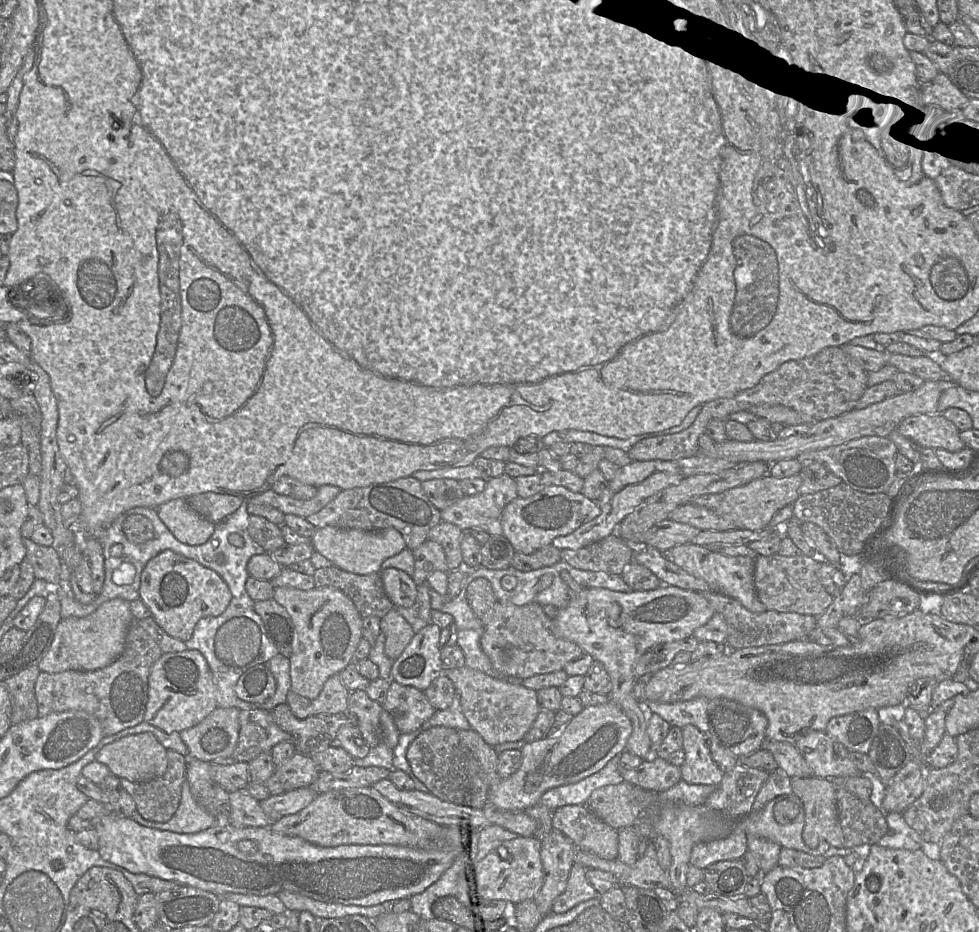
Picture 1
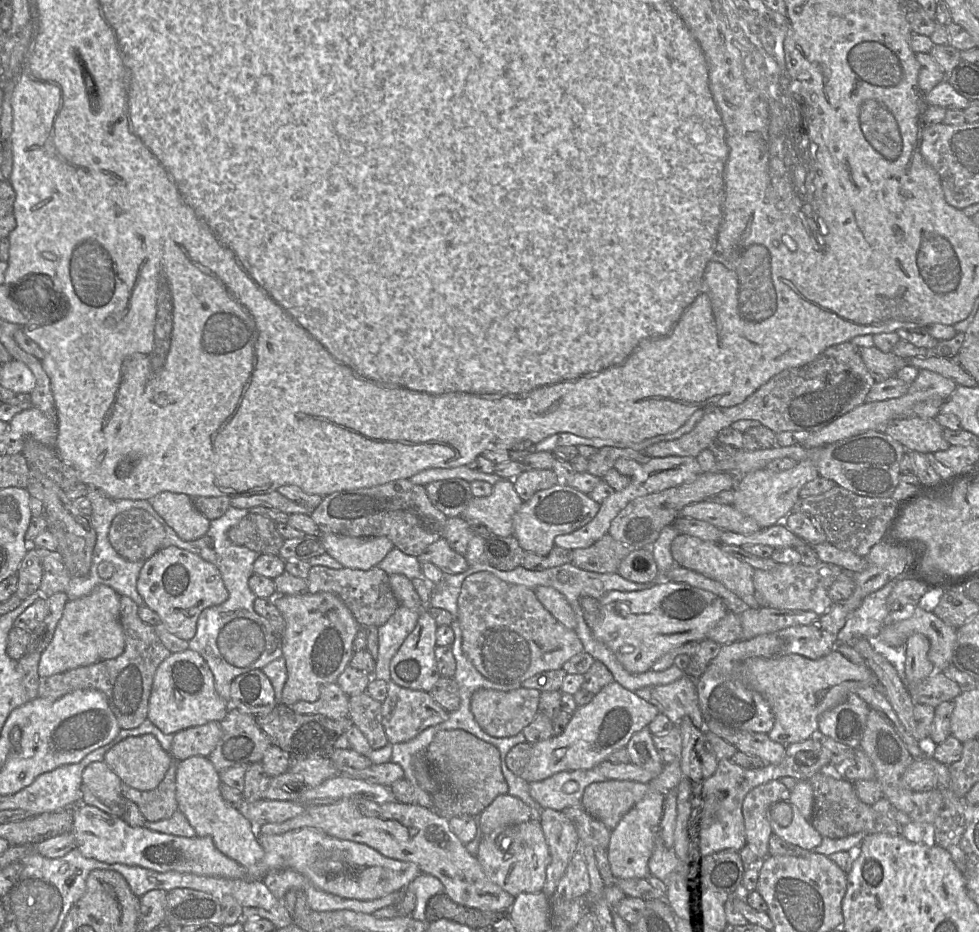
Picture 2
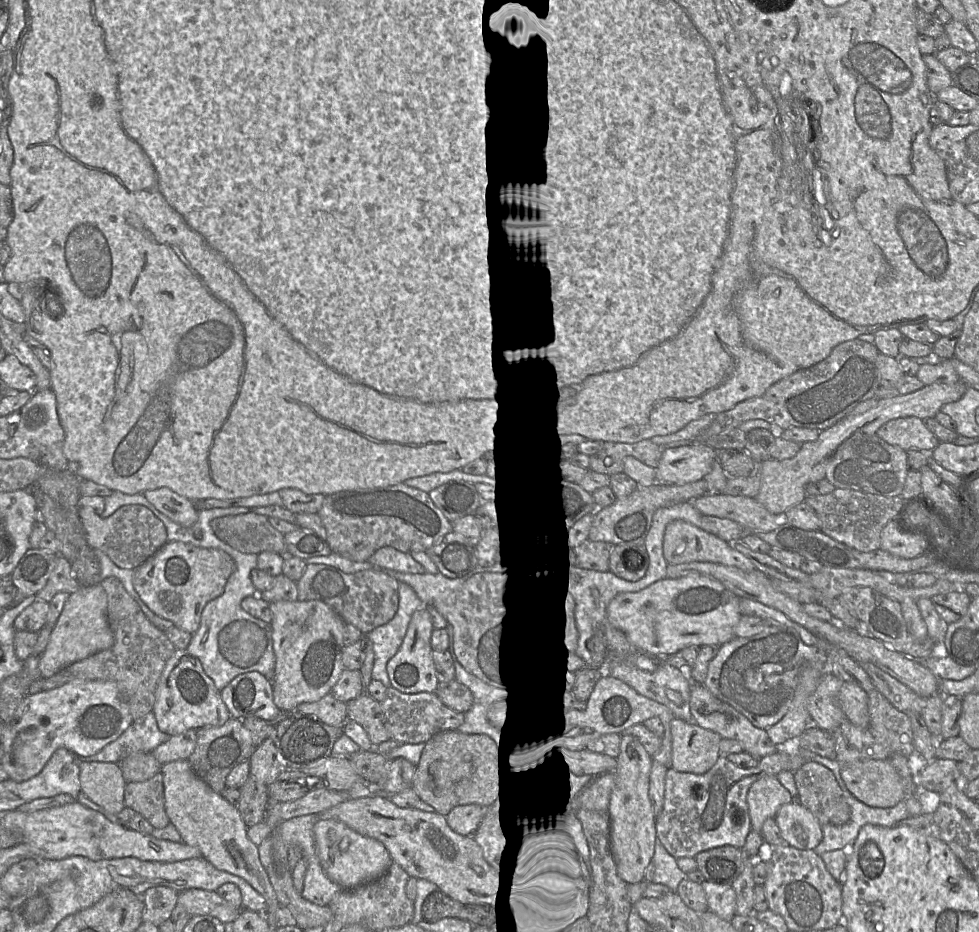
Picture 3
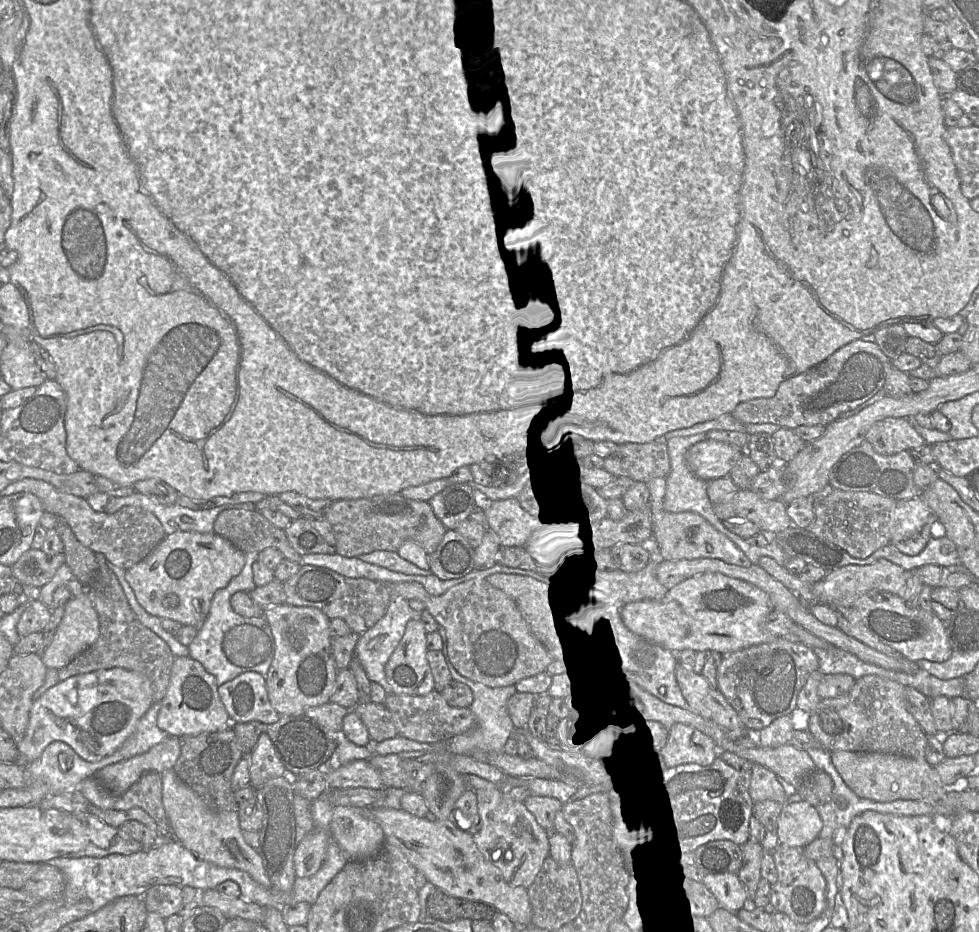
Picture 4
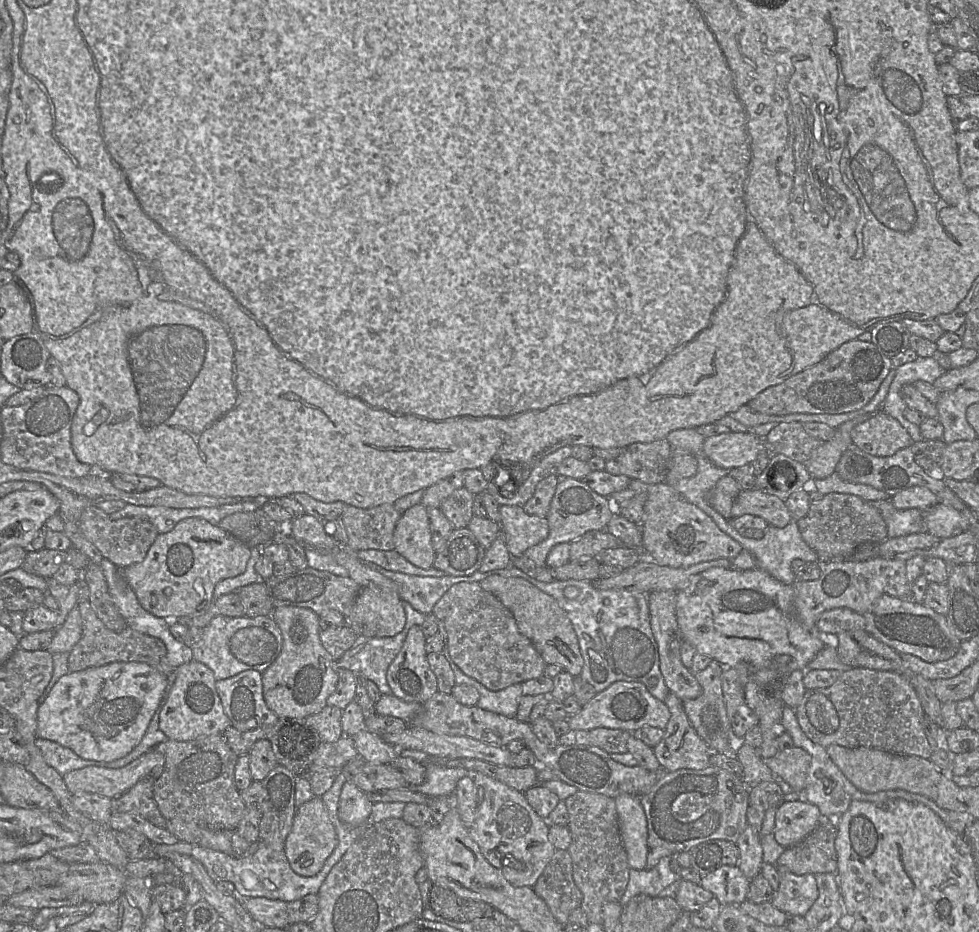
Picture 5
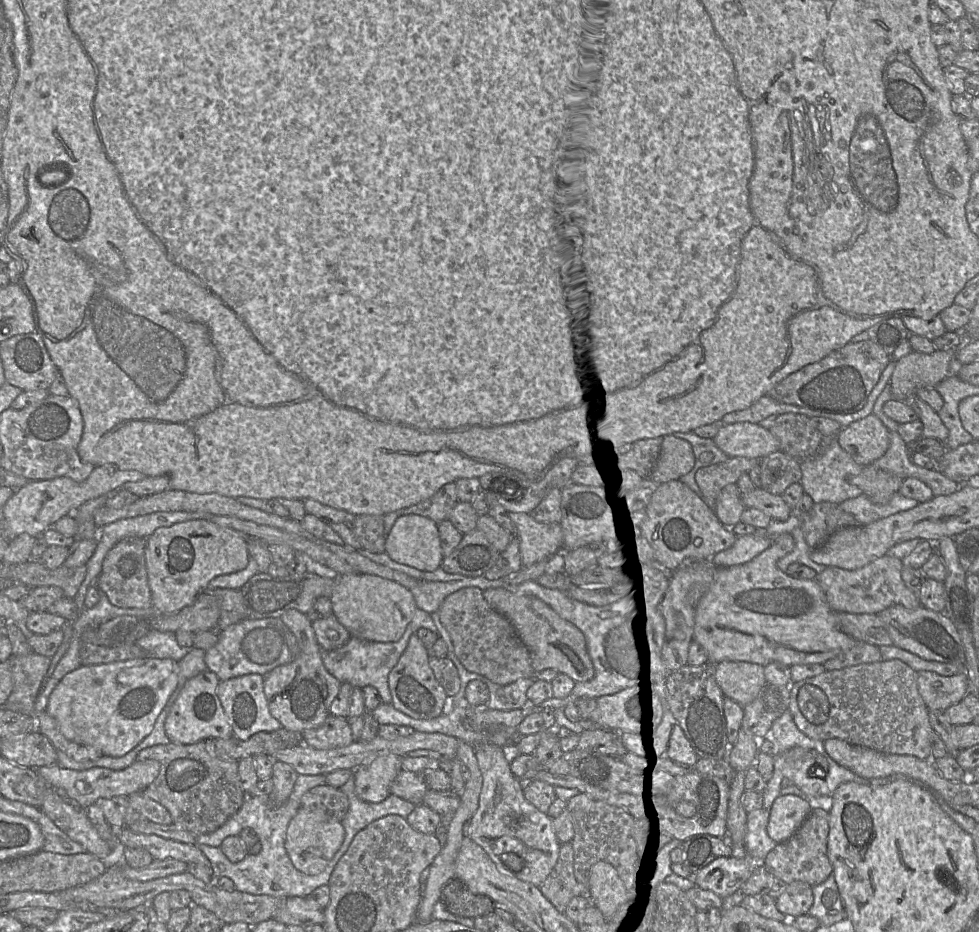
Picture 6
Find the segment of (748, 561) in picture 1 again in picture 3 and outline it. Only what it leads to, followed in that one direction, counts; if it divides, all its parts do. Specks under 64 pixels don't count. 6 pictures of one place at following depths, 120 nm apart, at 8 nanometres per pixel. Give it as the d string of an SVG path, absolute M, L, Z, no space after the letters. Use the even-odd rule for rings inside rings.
M674 520L666 526L663 537L663 555L667 563L672 565L712 562L736 567L745 572L752 572L756 569L752 562L732 547L731 543L684 520Z

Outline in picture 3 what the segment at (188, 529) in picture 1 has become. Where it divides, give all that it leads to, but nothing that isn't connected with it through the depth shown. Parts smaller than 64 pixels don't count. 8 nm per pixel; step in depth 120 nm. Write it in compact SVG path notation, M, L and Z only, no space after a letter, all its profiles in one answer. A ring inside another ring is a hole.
M162 487L143 494L157 510L183 527L192 527L198 521L199 509L195 506L195 502L170 488Z

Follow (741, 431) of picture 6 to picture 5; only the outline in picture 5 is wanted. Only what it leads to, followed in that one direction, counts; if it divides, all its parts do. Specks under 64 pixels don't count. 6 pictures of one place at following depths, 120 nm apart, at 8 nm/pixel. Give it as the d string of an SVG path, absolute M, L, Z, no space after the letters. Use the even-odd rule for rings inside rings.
M728 432L706 438L703 449L714 465L731 470L751 464L765 446L765 439L751 432Z

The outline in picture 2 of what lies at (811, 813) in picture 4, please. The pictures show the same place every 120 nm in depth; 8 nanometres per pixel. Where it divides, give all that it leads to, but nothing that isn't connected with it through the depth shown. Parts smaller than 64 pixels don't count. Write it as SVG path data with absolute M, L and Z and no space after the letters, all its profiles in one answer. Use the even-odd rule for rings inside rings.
M783 801L788 803L793 810L793 819L789 826L782 827L771 817L771 808L768 812L768 820L774 834L784 841L800 846L803 849L812 850L822 843L822 835L814 828L811 821L805 819L796 805L791 801Z

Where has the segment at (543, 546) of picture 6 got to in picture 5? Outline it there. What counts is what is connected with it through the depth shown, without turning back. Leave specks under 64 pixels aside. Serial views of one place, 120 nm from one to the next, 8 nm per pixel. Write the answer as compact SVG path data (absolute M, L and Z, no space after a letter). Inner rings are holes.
M500 505L500 527L512 557L525 554L526 550L545 540L549 534L546 517L525 512L522 506Z

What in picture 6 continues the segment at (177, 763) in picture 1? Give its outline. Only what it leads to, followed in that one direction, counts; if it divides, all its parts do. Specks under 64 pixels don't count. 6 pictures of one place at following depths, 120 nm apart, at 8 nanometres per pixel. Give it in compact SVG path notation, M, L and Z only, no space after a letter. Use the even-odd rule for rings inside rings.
M143 791L130 795L128 801L124 818L126 828L138 821L151 821L164 825L173 824L169 811L160 803L147 797Z

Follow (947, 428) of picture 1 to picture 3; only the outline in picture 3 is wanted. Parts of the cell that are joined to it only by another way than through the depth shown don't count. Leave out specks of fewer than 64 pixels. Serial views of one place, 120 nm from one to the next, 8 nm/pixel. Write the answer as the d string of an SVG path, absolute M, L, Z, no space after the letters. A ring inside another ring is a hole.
M917 417L896 418L886 422L876 435L888 444L905 451L916 449L932 452L940 443L937 437Z

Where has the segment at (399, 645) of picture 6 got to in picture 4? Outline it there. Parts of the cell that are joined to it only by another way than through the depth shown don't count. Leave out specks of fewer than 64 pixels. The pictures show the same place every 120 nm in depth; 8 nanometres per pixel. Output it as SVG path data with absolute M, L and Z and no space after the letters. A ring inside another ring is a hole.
M392 593L385 615L373 627L362 633L356 644L354 657L365 669L369 680L379 683L387 695L392 694L393 689L386 678L386 663L401 641L407 623L411 619L420 619L420 614L409 606L408 600L400 595L393 595Z

